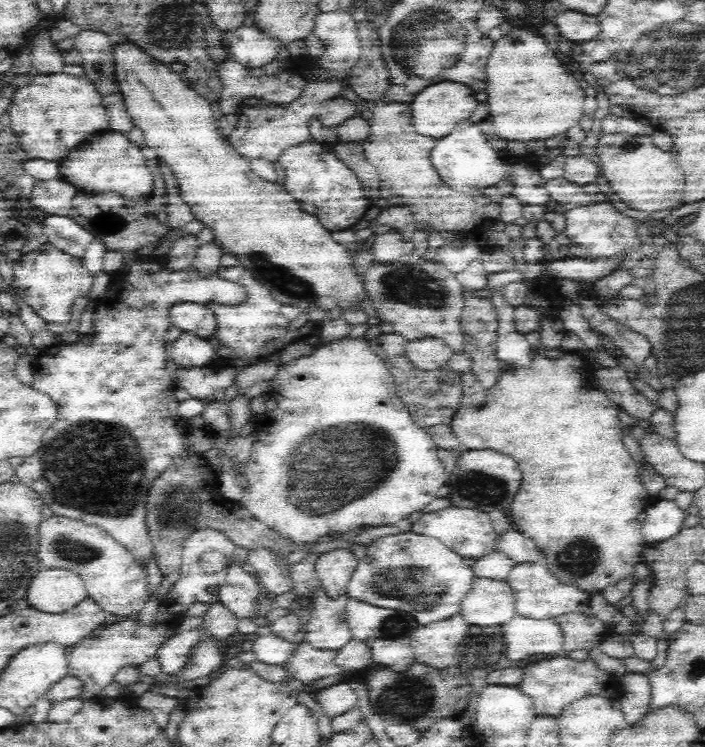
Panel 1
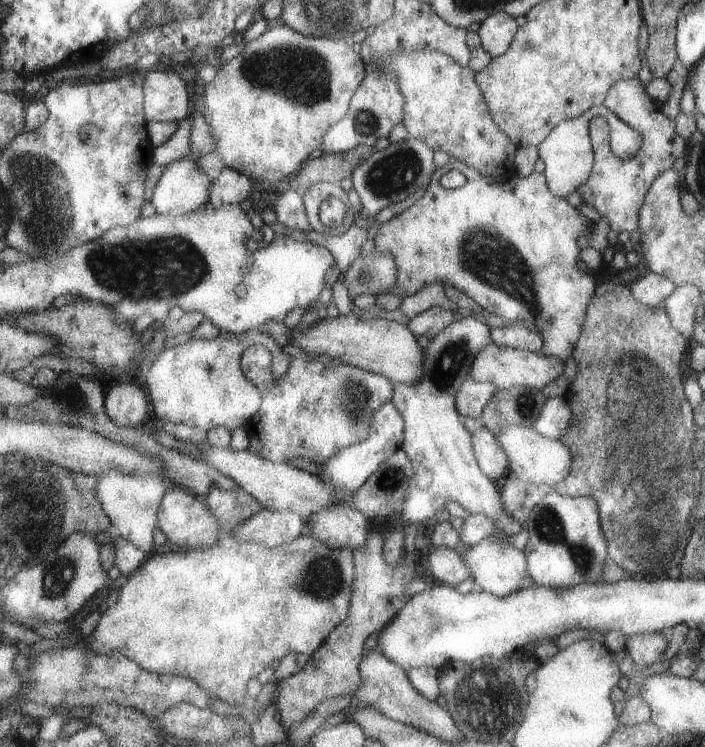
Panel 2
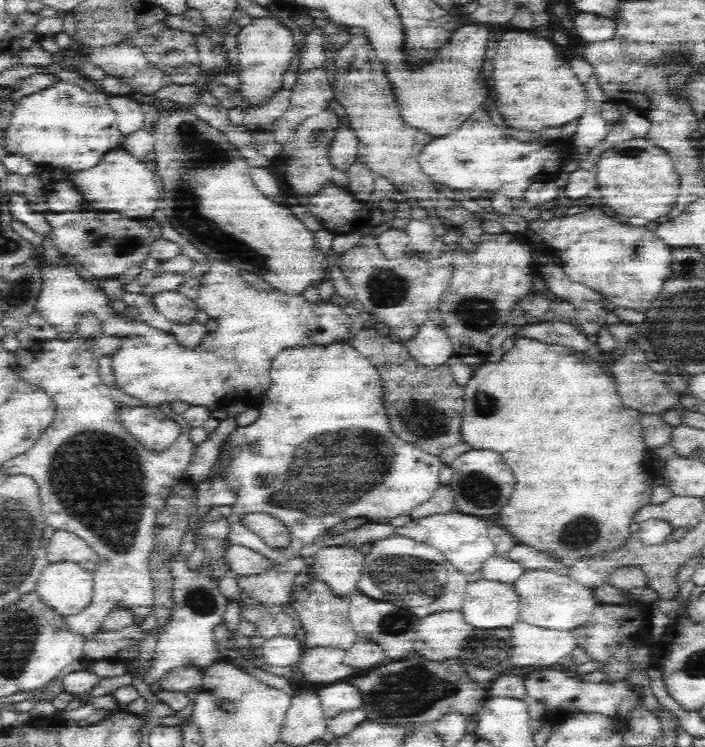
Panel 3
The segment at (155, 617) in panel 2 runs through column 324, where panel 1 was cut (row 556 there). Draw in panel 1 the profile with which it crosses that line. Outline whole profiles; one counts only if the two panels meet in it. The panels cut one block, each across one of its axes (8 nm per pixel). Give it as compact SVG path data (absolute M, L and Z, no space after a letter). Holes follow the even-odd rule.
M564 353L564 356L558 359L537 355L530 369L524 369L518 366L505 366L498 383L491 390L482 389L478 380L472 375L472 372L468 372L462 376L461 404L458 410L454 412L454 416L452 416L450 427L454 436L460 441L462 449L468 451L496 451L506 454L506 456L512 456L518 462L518 466L520 466L520 470L524 474L522 488L524 490L530 490L532 488L532 494L516 494L514 502L508 508L512 526L522 534L532 538L538 545L544 560L546 560L545 565L547 569L560 583L585 591L588 598L590 598L594 594L602 594L602 592L606 591L606 588L613 587L614 584L618 584L622 580L628 579L632 584L636 566L640 563L645 563L644 552L648 545L642 534L642 525L638 522L638 514L644 512L648 505L656 502L658 497L650 495L644 488L640 476L638 476L636 464L632 462L634 459L628 456L628 451L624 448L621 429L624 425L622 414L614 403L608 400L605 392L600 391L596 387L596 384L585 380L585 377L582 376L585 363L582 358L578 358L578 355L574 353Z

